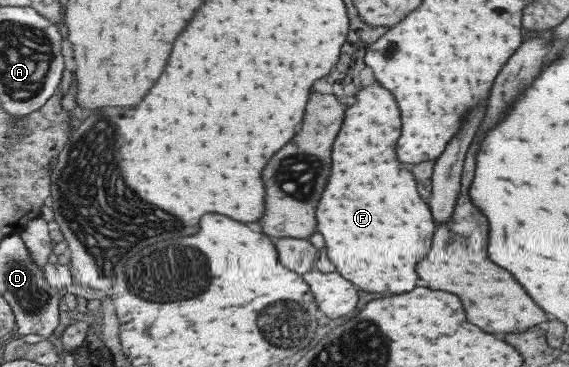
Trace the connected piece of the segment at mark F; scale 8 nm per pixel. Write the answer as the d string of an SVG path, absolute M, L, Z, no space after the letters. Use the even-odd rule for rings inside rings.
M380 84L362 88L358 102L350 106L350 116L346 116L346 124L334 146L334 176L330 178L330 188L326 188L326 196L322 196L322 204L318 206L318 230L326 236L330 260L338 266L342 276L366 292L410 292L418 280L414 266L428 254L434 234L434 222L428 206L416 194L412 174L402 168L402 162L396 158L396 142L400 136L402 116L394 94Z

